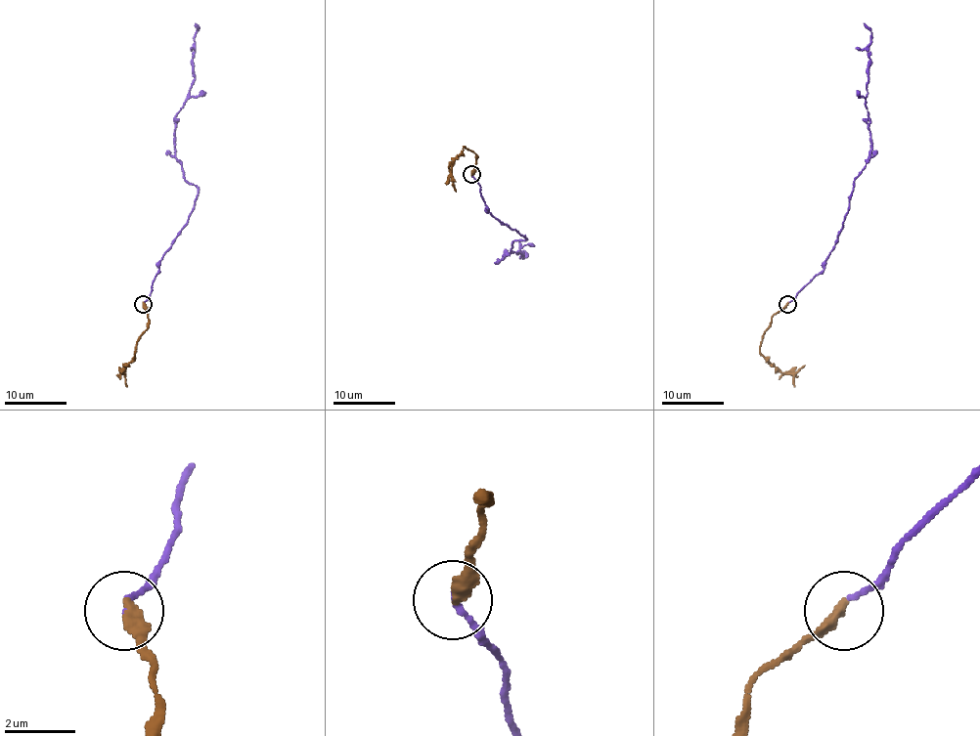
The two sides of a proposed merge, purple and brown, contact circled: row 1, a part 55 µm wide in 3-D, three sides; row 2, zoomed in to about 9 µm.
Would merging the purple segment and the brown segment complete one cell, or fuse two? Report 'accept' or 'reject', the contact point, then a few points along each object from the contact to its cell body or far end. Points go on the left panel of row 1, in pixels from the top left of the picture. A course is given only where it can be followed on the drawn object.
reject; place (143, 304); course purple (143, 304), (158, 262), (188, 221), (197, 195), (175, 155), (175, 114), (194, 79), (196, 23); course brown (143, 304), (148, 328), (137, 342), (137, 352), (127, 366)

